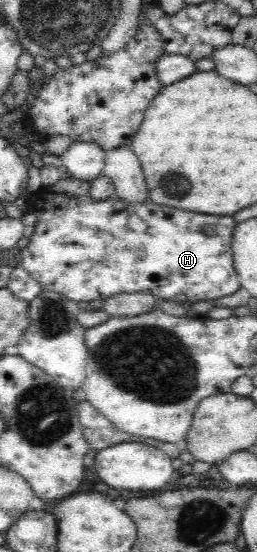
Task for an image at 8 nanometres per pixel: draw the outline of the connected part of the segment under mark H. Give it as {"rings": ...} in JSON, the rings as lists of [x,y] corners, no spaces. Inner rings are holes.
{"rings":[[[60,179],[52,186],[43,187],[36,193],[27,194],[25,196],[30,210],[36,212],[38,222],[36,222],[35,231],[30,236],[30,243],[26,248],[22,249],[18,259],[20,264],[28,271],[28,274],[41,284],[43,290],[57,292],[77,303],[105,299],[120,292],[138,292],[156,296],[161,300],[162,304],[168,302],[182,304],[186,300],[189,300],[191,303],[200,302],[200,300],[215,301],[216,299],[230,296],[241,289],[239,274],[235,271],[232,262],[231,242],[234,226],[236,226],[237,222],[234,221],[231,216],[212,216],[204,213],[190,212],[167,207],[166,205],[158,205],[149,200],[142,204],[126,205],[126,203],[120,201],[116,195],[112,195],[110,198],[103,201],[94,201],[94,199],[90,199],[90,195],[88,195],[88,188],[90,188],[89,181],[80,179]]]}

